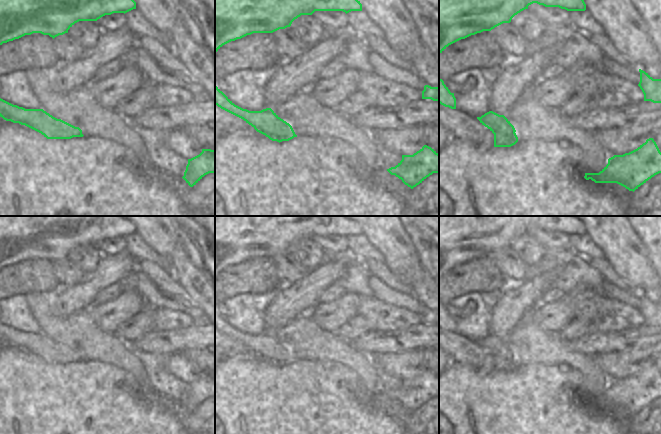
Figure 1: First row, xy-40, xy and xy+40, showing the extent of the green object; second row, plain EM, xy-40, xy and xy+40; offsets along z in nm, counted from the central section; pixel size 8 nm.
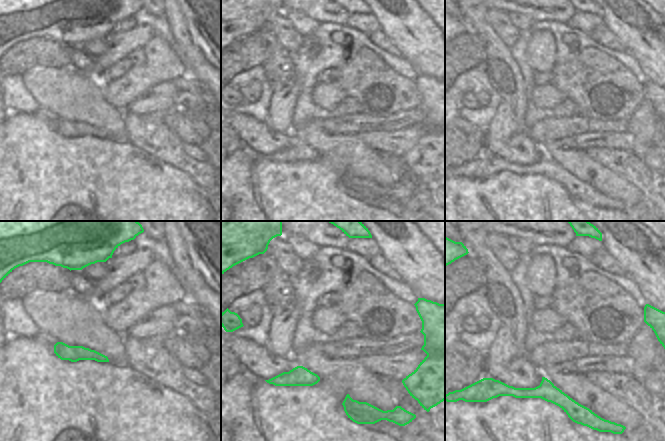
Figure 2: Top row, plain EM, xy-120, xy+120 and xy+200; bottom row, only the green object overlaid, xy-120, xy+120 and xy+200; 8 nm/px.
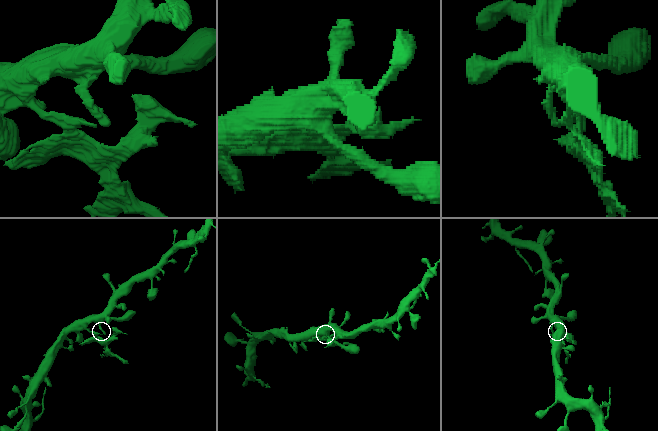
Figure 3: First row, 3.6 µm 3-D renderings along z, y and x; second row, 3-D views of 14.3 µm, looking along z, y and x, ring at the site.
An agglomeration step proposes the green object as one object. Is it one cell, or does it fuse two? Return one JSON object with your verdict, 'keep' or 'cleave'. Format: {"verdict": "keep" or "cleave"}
{"verdict": "cleave"}

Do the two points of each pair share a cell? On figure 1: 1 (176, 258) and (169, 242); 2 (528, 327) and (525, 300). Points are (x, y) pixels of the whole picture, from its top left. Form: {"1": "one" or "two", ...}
{"1": "two", "2": "two"}

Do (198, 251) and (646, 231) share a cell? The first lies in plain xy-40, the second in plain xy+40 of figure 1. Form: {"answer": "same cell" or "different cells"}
{"answer": "same cell"}

